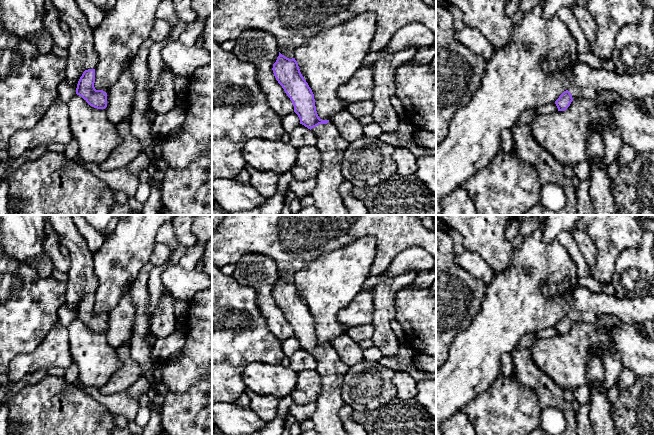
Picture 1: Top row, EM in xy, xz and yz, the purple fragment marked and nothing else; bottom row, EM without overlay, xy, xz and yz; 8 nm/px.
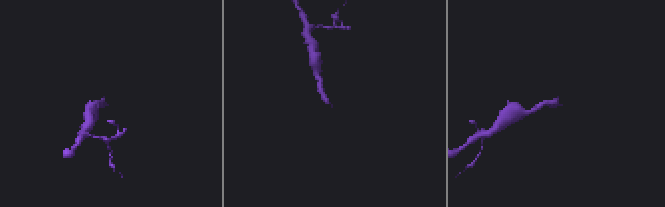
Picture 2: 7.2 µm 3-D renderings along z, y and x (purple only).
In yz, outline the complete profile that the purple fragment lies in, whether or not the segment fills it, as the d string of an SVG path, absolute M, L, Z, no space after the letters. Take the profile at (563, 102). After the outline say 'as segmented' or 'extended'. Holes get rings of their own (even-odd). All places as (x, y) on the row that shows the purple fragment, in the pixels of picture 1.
M578 62L572 69L569 88L555 101L558 111L565 111L575 98L595 100L599 91L617 93L621 99L635 100L654 96L654 72L623 74L595 69Z; extended

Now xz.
M279 52L272 70L292 101L300 124L312 130L317 137L315 146L320 151L321 164L311 196L319 211L318 215L349 215L338 188L345 180L341 174L341 163L350 143L340 136L330 120L319 118L314 94L302 76L295 58L289 59Z; extended

